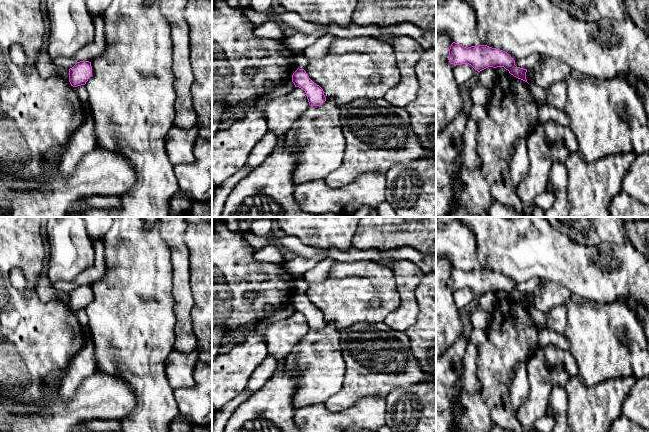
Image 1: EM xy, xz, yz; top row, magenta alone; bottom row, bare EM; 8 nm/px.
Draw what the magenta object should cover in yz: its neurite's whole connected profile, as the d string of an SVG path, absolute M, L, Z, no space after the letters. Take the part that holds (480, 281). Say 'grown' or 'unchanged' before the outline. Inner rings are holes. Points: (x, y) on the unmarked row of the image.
unchanged; M453 266L449 273L449 286L456 289L469 288L478 296L488 291L504 291L514 301L527 306L527 293L517 291L515 284L505 275L487 269L464 271Z

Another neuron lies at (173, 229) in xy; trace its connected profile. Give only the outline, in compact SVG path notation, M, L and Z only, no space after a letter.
M160 217L161 237L170 250L172 263L172 289L176 323L173 350L191 353L196 350L198 340L192 328L191 310L194 298L189 278L189 253L184 242L187 222L184 217Z

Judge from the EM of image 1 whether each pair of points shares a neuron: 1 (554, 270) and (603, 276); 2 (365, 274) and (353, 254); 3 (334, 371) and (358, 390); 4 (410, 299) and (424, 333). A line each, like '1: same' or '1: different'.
1: same
2: different
3: different
4: different

